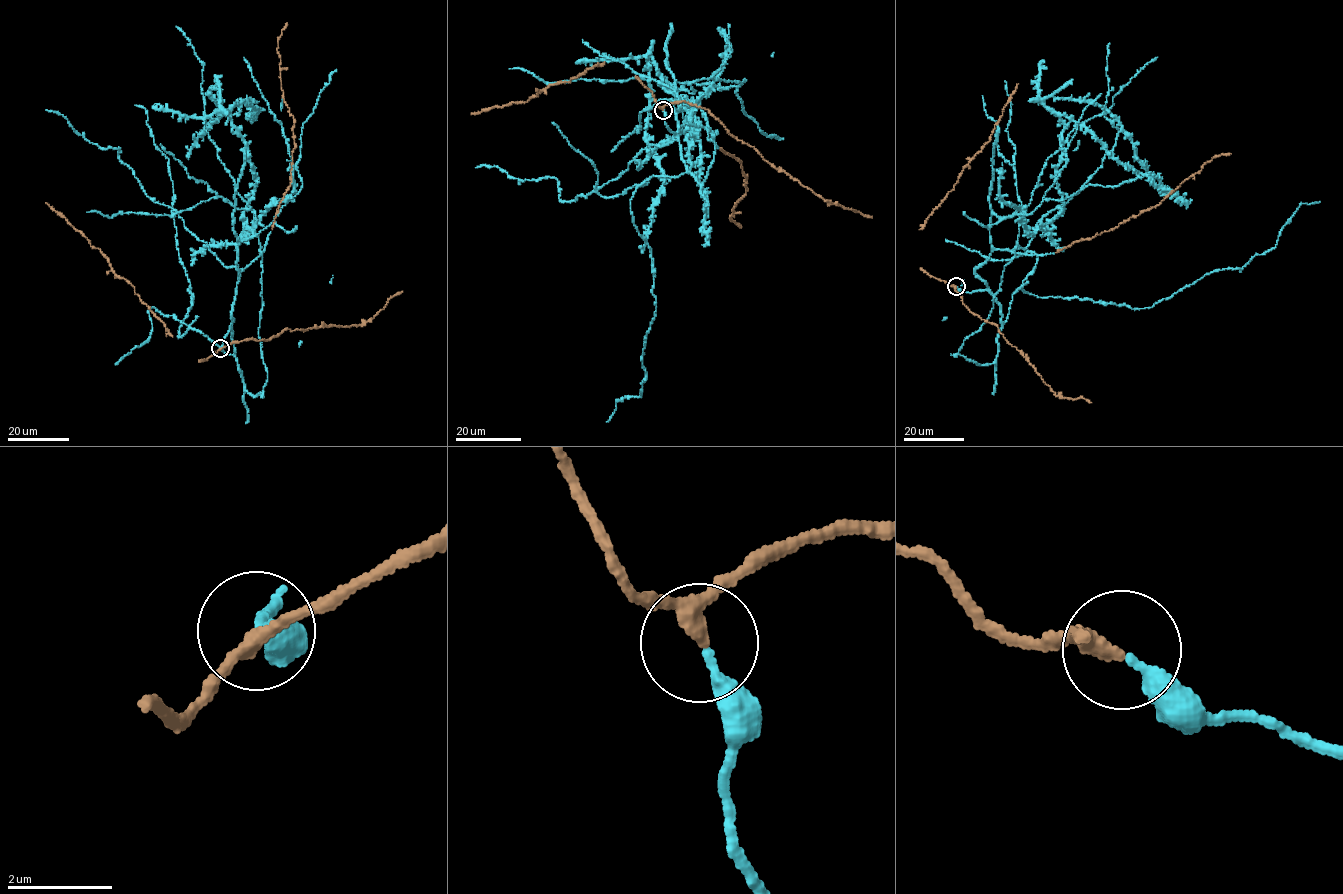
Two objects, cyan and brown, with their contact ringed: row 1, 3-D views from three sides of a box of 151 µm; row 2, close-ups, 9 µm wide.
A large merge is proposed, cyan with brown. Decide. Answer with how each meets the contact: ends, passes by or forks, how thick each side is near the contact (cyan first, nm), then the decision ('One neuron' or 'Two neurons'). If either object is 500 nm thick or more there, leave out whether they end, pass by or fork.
At the ring cyan ends. At the ring brown passes by. Thickness 280 nm (cyan) against 260 nm. One neuron

